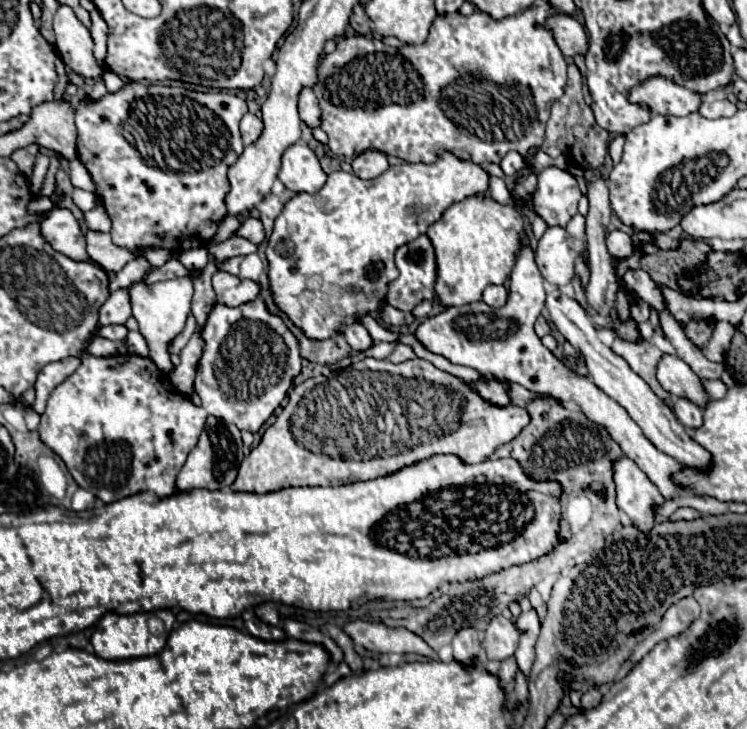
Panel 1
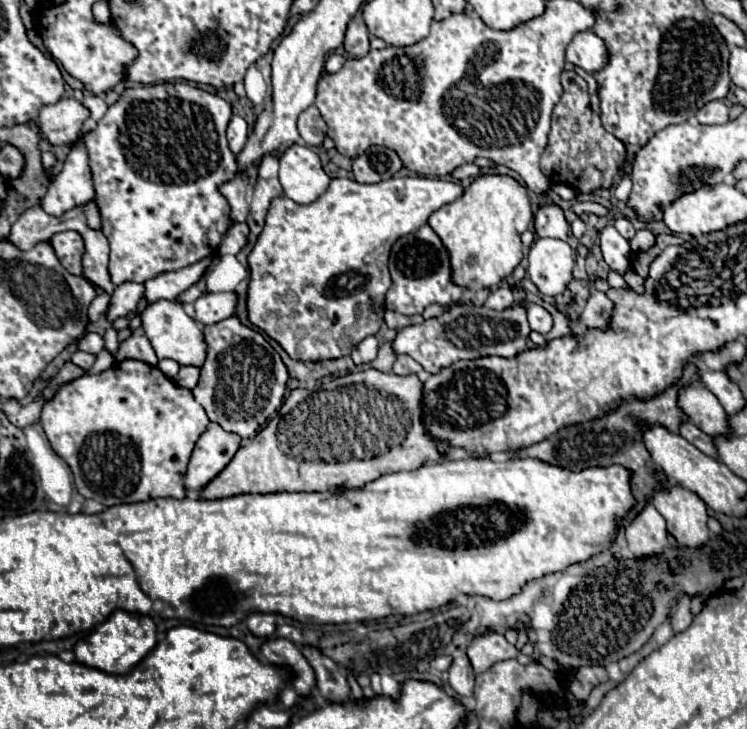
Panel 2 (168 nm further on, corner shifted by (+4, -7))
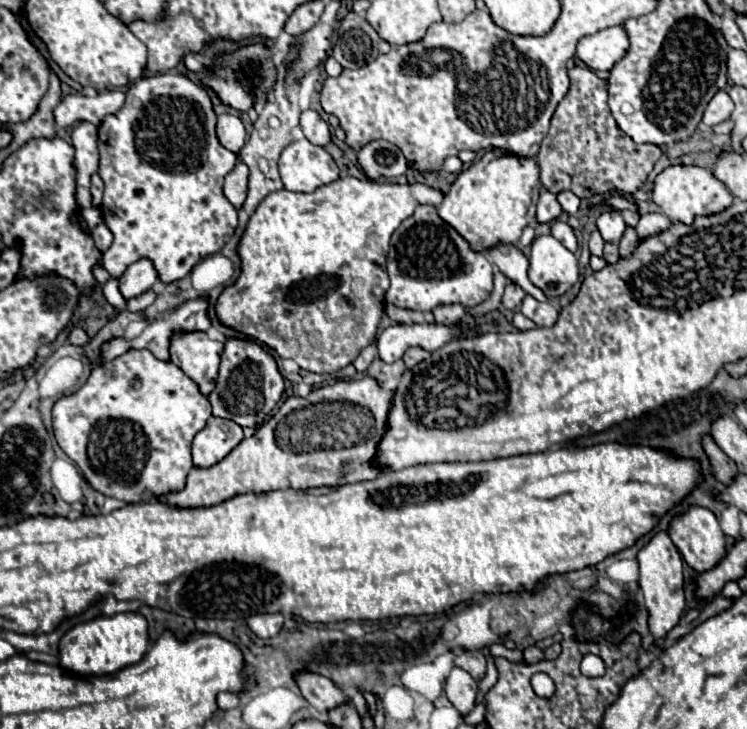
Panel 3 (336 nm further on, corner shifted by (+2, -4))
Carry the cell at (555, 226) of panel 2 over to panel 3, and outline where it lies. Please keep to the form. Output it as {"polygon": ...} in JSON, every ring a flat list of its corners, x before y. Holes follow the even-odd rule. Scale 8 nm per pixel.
{"polygon":[[554,220,554,222,550,224,550,228,552,228,552,236,554,236,556,240,560,240,568,250,576,252,576,248,578,248,578,244,576,244,576,234,574,234,574,230,572,230,566,222]]}

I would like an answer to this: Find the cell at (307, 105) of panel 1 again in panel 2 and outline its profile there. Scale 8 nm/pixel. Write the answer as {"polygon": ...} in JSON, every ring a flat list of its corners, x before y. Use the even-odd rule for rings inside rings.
{"polygon":[[312,105,298,117,298,131,300,137,306,141,306,145,322,145,326,133,324,133,324,119,320,111]]}

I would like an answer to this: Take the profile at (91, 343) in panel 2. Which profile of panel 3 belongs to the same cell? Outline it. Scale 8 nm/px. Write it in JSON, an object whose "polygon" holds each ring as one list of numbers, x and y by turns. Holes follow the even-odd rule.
{"polygon":[[72,328,70,334,68,334,68,342,74,344,74,346,88,346,90,344,90,336,82,330,82,328]]}

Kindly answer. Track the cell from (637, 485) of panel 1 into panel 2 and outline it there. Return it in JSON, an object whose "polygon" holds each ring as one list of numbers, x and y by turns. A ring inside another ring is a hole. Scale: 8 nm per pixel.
{"polygon":[[646,505,644,511,626,527,628,547,634,557,652,557,654,553,662,553,668,543,666,537,664,517,654,509,654,505]]}

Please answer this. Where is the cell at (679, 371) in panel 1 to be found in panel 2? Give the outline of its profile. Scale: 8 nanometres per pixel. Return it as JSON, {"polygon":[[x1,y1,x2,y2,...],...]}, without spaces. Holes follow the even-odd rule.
{"polygon":[[692,385,680,391,678,405,692,419,698,429,708,433,710,437,726,437,730,433,730,425,726,425,726,411,704,385]]}

